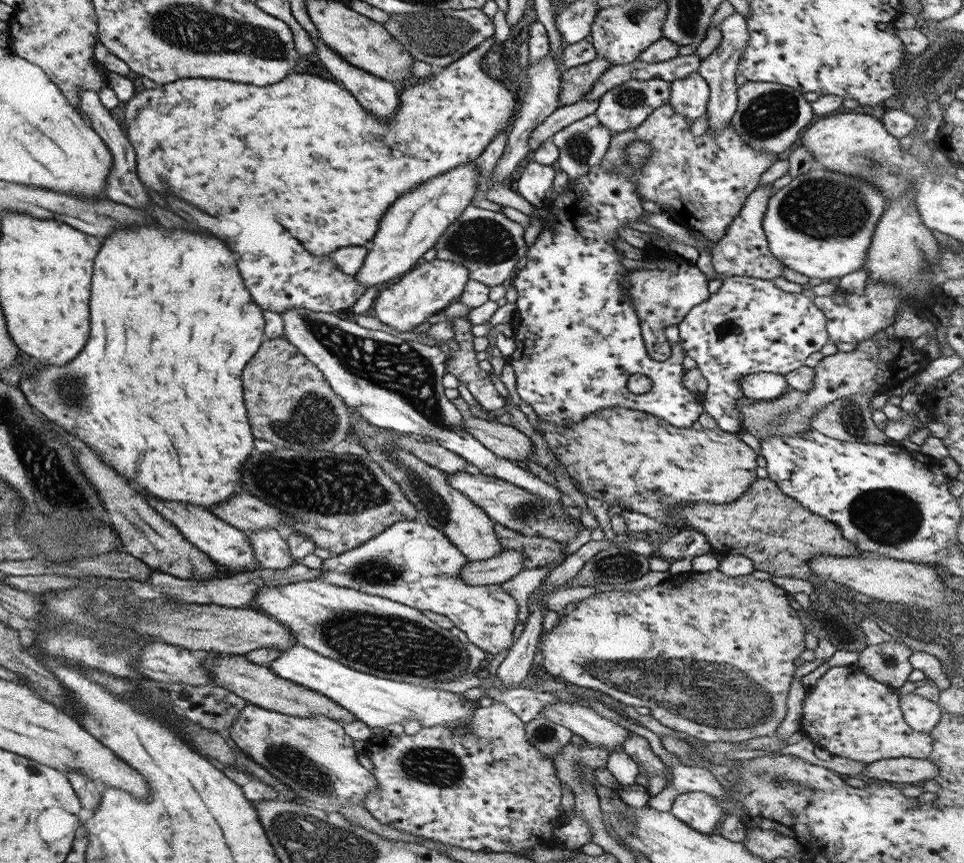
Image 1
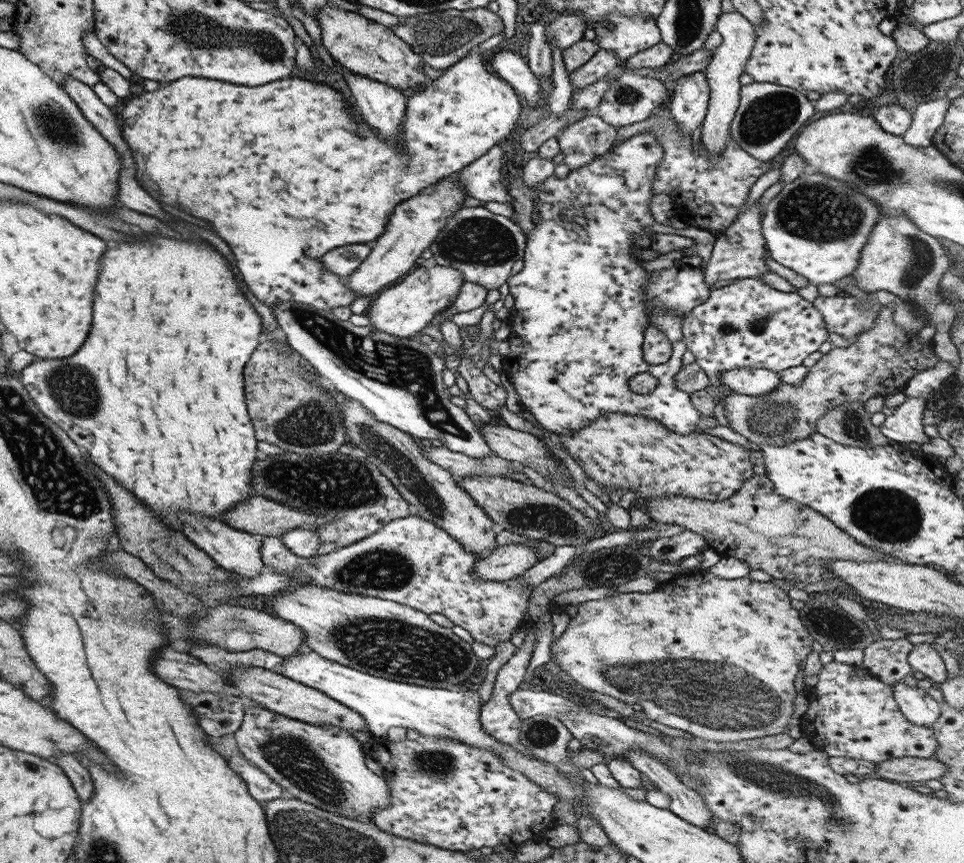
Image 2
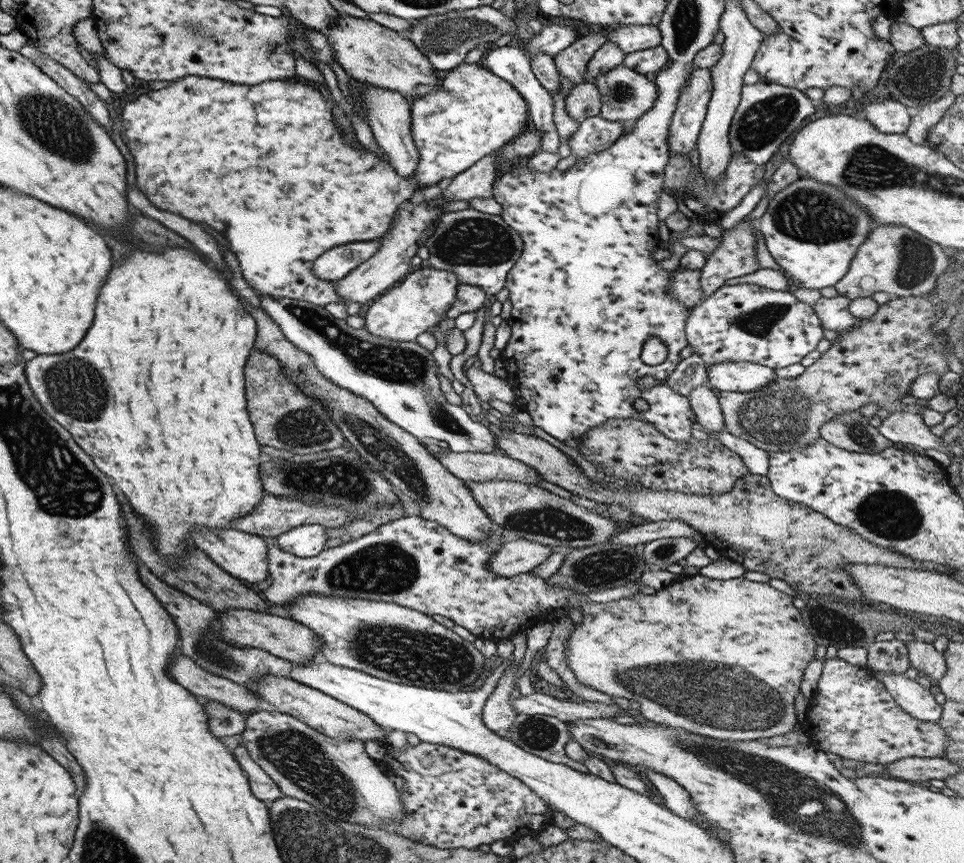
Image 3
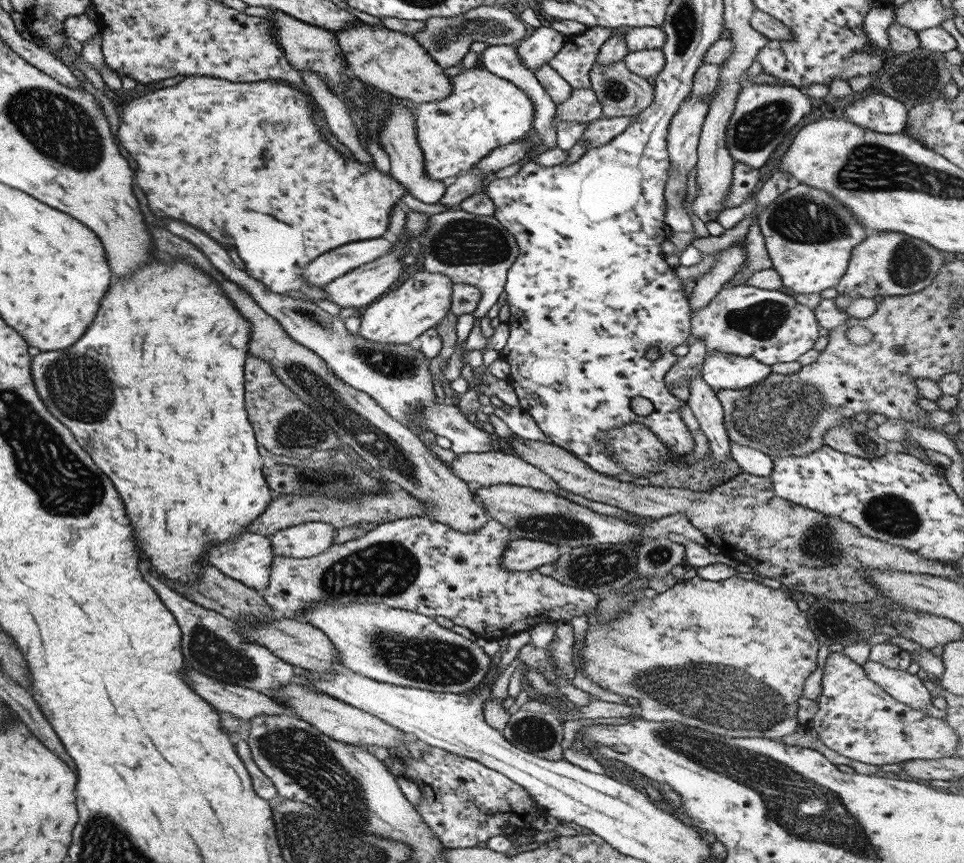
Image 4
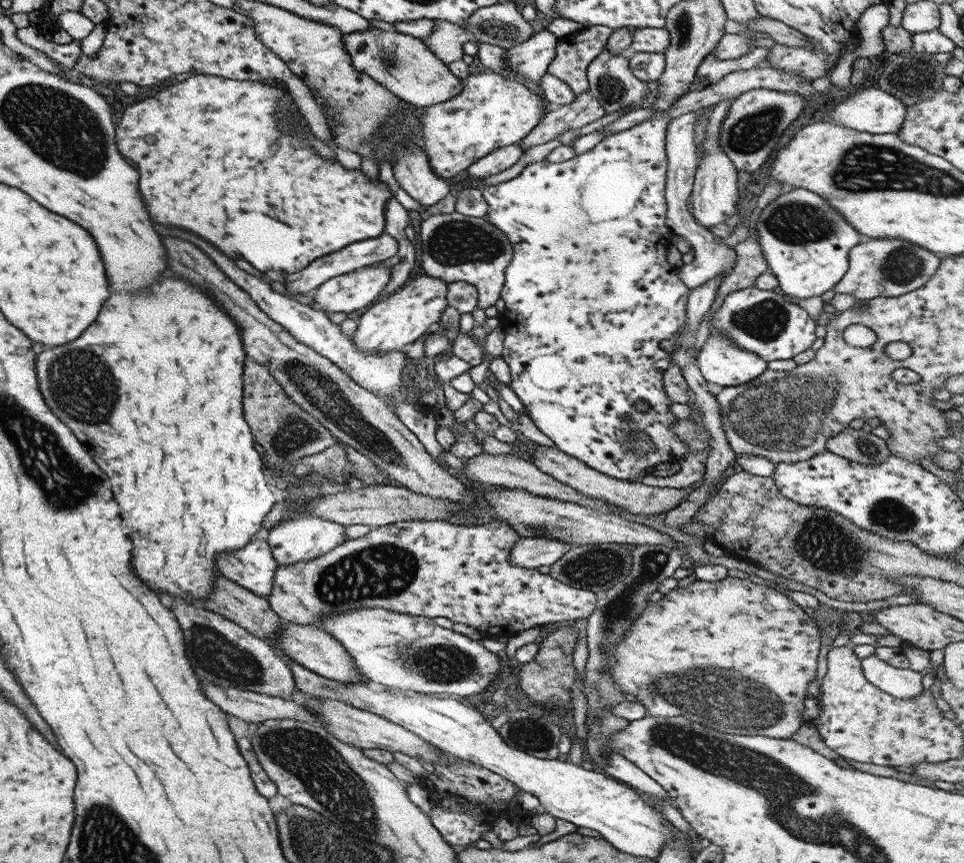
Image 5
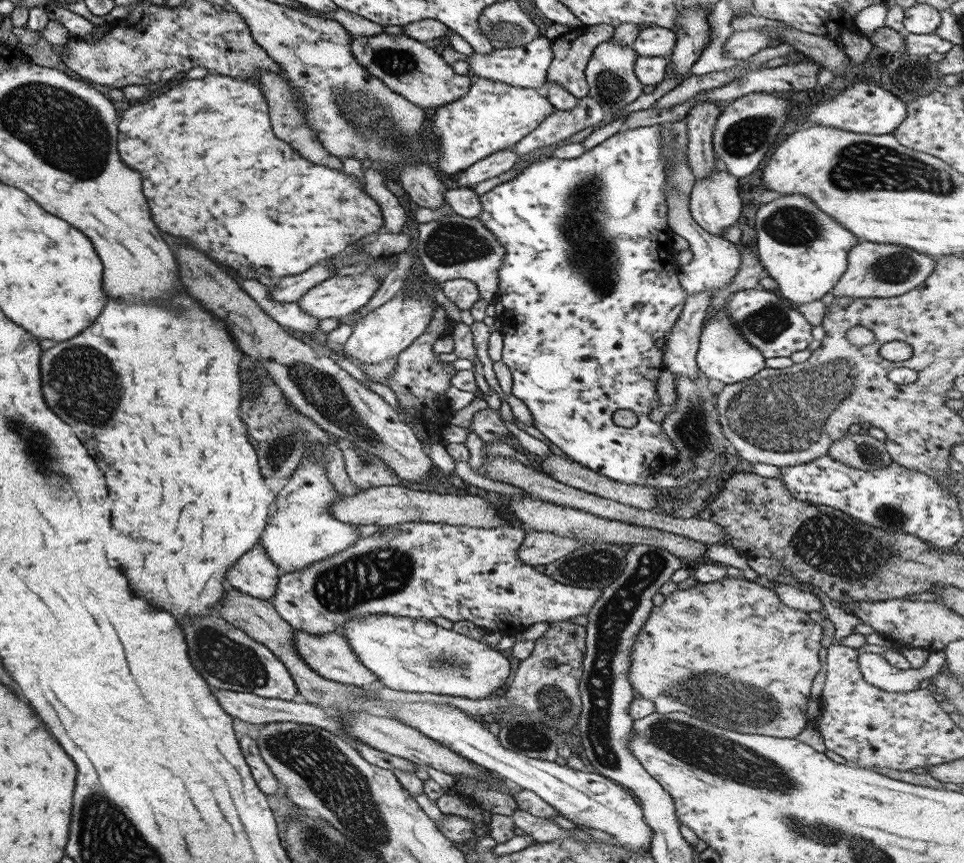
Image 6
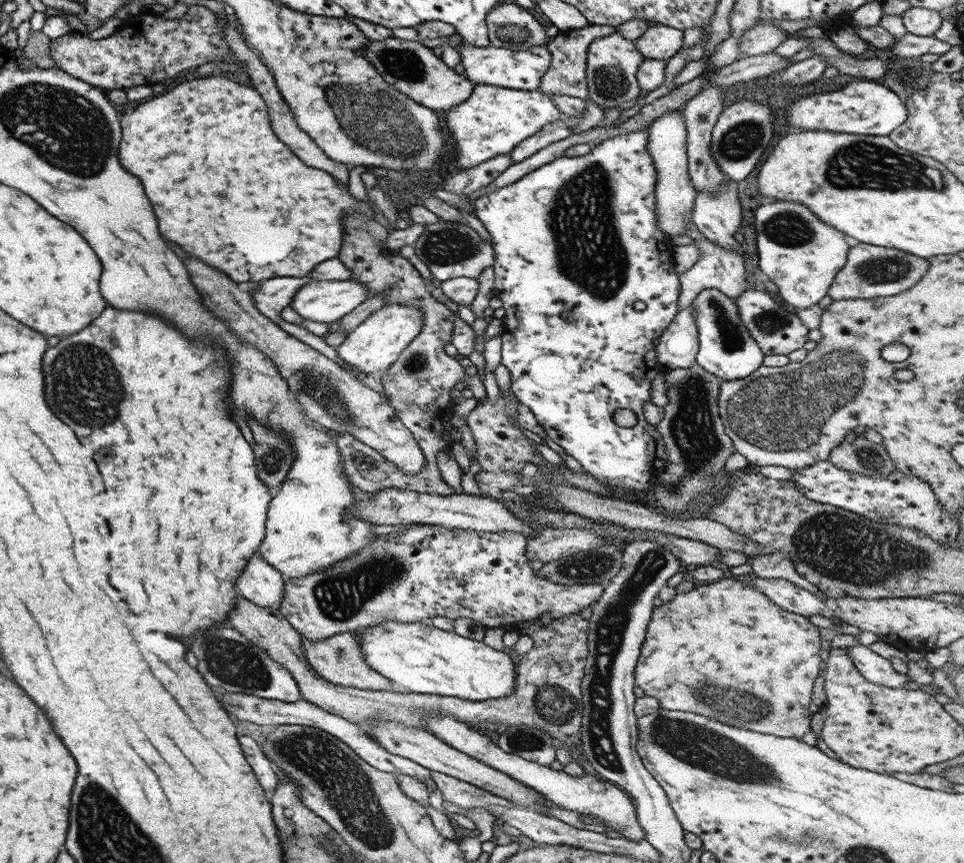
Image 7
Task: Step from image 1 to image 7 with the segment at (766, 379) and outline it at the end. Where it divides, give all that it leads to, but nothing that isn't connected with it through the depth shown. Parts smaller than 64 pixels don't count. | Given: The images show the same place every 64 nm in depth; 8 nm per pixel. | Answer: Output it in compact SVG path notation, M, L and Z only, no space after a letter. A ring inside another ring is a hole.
M704 288L694 296L690 306L694 308L698 335L695 363L723 381L743 378L762 365L764 354L757 346L756 340L749 336L732 298L717 289Z

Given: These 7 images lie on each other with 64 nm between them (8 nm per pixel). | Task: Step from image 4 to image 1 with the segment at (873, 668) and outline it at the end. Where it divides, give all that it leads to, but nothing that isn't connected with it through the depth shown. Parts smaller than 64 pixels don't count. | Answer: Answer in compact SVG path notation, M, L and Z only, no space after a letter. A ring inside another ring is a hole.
M914 693L897 695L905 722L916 731L928 733L941 716L938 704Z

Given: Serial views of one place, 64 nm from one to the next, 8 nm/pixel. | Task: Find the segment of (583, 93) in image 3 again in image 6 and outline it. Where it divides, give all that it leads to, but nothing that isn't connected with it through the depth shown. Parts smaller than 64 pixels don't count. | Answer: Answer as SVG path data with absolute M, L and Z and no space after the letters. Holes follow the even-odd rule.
M588 94L579 98L577 107L569 111L554 110L551 115L543 118L541 124L524 136L511 148L518 158L523 154L529 154L541 146L549 146L553 143L565 140L573 136L575 132L585 130L604 119L606 113L601 106Z

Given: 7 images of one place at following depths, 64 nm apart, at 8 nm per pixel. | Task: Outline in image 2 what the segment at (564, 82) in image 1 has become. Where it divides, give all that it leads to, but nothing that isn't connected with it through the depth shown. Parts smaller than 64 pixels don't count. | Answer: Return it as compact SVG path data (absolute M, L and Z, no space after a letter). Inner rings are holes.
M601 49L597 50L597 53L593 54L591 59L587 60L585 64L573 72L567 73L572 92L589 86L589 84L605 78L605 75L615 72L615 69L618 68L621 63L613 57L615 57L613 52L607 52L607 50Z

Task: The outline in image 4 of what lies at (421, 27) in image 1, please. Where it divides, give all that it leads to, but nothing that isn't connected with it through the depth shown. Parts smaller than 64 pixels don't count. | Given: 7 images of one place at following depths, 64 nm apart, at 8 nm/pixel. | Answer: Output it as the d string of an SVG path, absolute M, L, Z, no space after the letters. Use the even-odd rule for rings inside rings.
M510 5L478 6L468 10L465 14L448 16L447 18L431 17L425 20L425 26L413 34L417 44L427 52L427 56L441 69L455 66L467 54L467 42L483 42L487 45L497 45L510 48L513 43L525 36L525 24L516 18Z

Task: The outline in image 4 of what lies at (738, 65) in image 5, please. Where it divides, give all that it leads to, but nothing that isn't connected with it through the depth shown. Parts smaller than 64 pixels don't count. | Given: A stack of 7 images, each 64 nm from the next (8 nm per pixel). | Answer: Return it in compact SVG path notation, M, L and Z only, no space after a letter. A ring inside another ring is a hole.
M701 64L695 70L689 95L680 102L677 113L671 118L667 126L666 153L668 154L670 167L668 168L668 177L666 178L663 190L664 202L666 204L663 222L671 232L691 232L693 230L683 202L687 192L687 174L696 166L698 136L700 135L705 115L709 111L709 104L704 98L707 98L716 88L719 70L721 70L721 64Z

